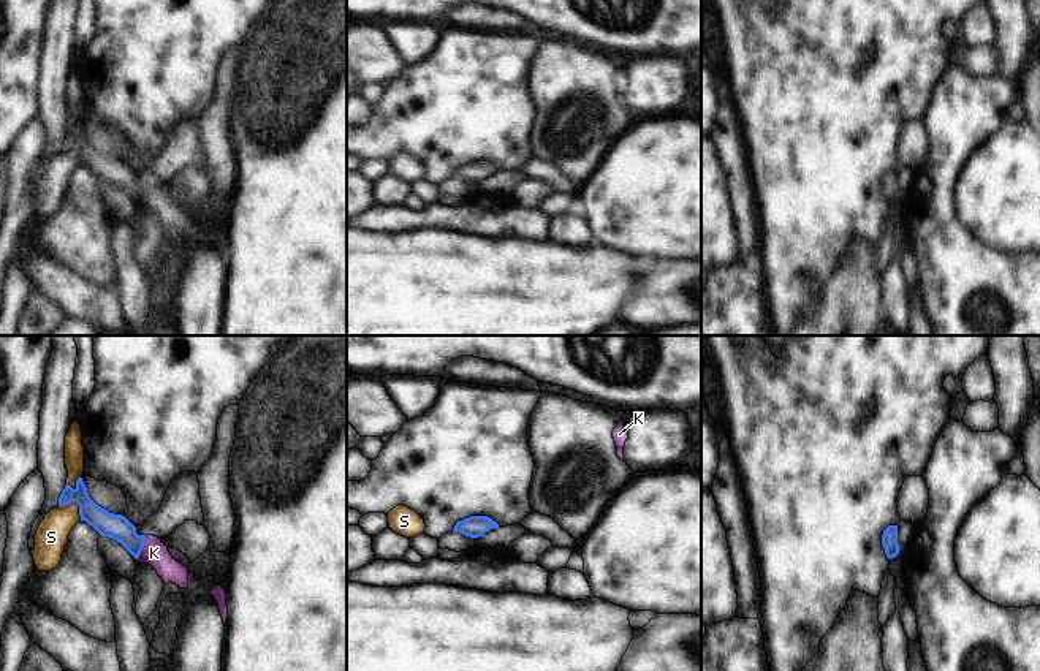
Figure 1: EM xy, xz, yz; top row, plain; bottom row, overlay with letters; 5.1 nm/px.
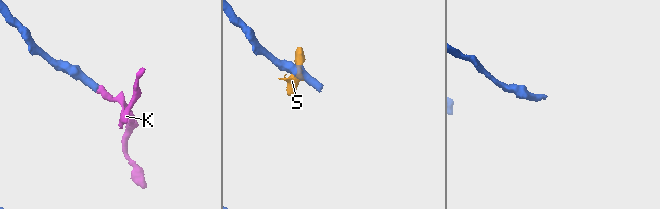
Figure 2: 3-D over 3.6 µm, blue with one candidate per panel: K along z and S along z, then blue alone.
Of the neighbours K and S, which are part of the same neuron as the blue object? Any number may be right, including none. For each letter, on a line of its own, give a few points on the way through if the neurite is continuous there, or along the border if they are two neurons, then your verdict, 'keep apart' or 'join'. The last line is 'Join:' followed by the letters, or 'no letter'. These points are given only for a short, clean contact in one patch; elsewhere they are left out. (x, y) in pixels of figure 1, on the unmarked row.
K: runs through xy (108, 170), (143, 192), (154, 198); join
S: border along xy (59, 151), (75, 147), (81, 165); keep apart
Join: K

